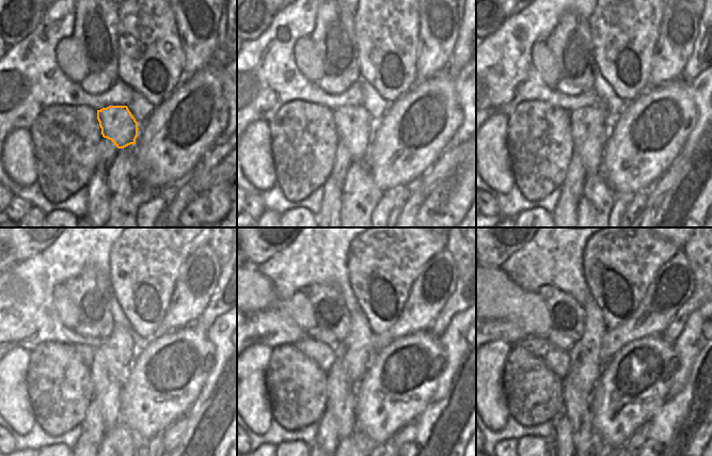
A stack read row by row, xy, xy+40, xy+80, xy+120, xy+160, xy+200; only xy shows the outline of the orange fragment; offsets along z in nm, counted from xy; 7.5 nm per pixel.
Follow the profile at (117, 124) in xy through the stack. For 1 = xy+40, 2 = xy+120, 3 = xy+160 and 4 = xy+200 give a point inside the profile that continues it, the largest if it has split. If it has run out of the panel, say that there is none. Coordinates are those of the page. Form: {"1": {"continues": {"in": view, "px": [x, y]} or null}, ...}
{"1": {"continues": {"in": "xy+40", "px": [354, 126]}}, "2": {"continues": {"in": "xy+120", "px": [108, 378]}}, "3": {"continues": {"in": "xy+160", "px": [343, 383]}}, "4": {"continues": {"in": "xy+200", "px": [576, 397]}}}

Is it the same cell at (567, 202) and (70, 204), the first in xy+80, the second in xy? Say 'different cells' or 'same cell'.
different cells

